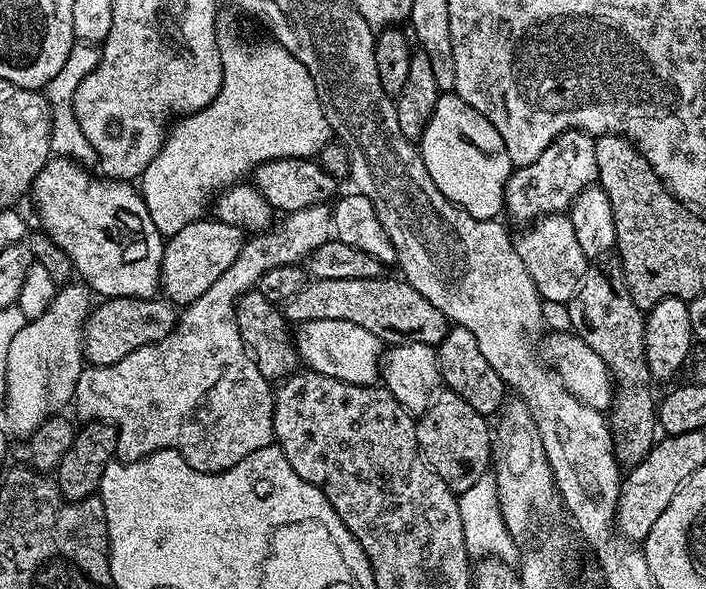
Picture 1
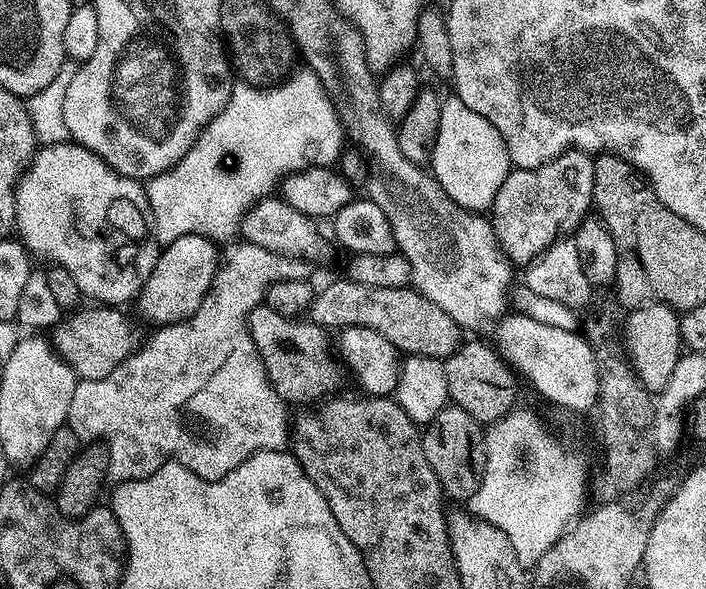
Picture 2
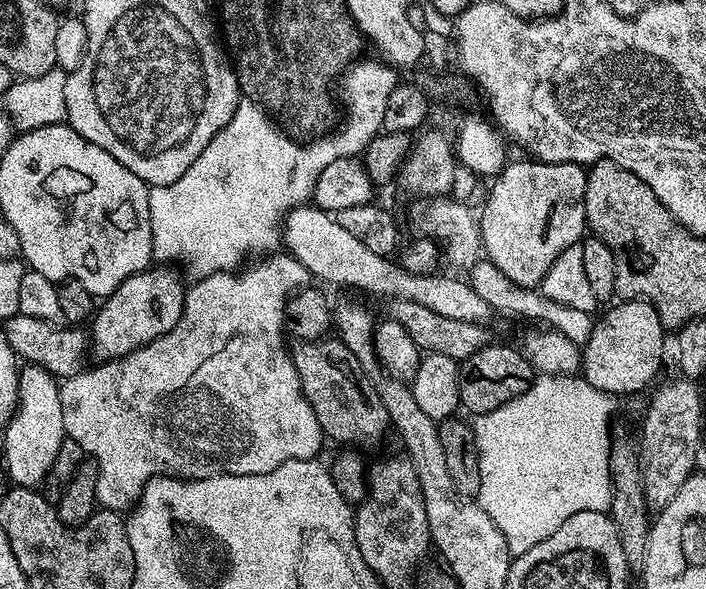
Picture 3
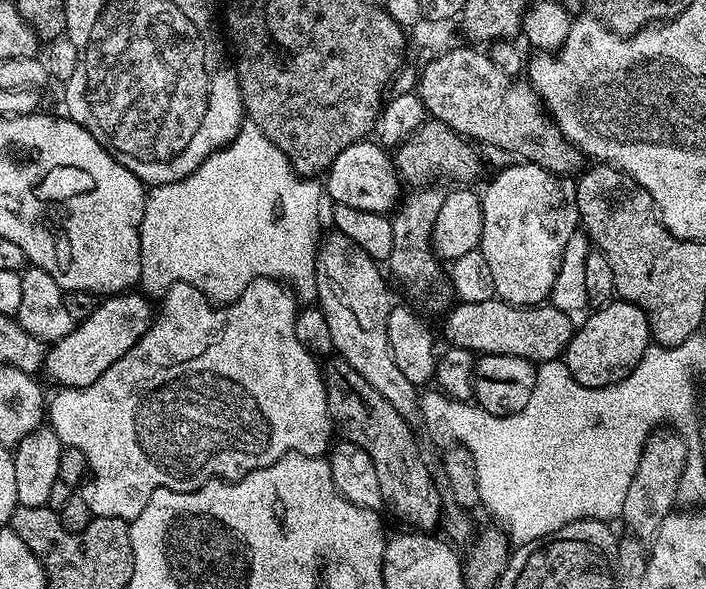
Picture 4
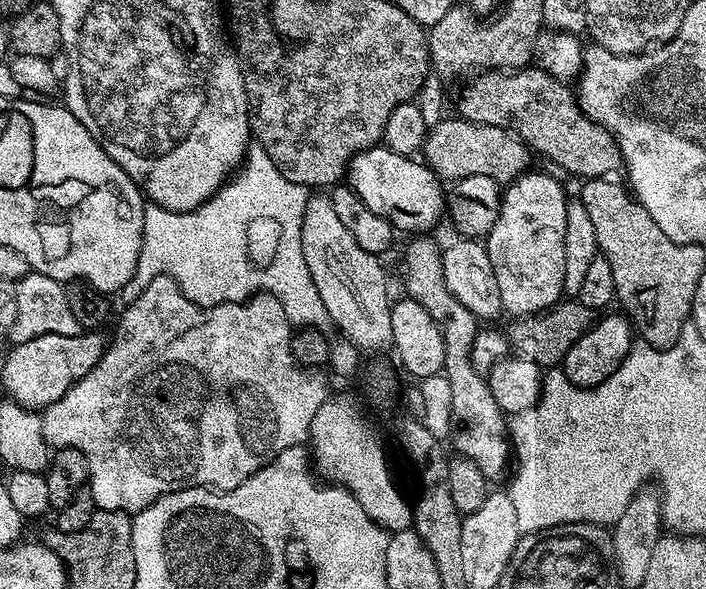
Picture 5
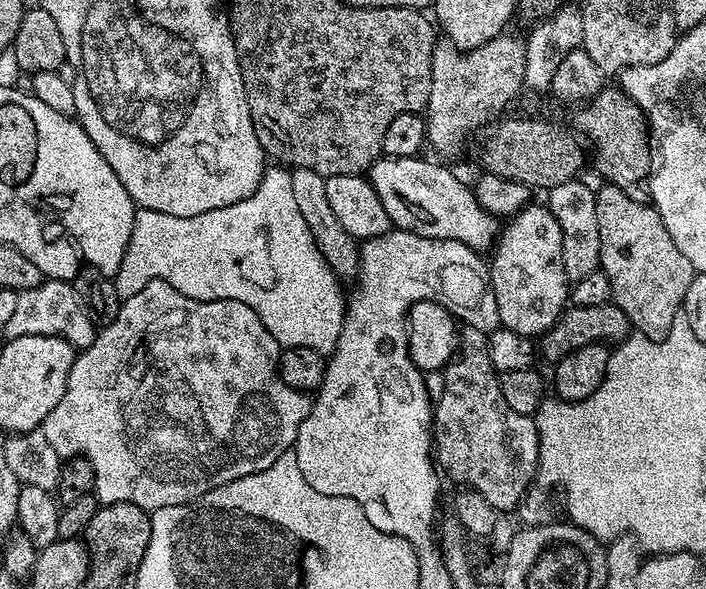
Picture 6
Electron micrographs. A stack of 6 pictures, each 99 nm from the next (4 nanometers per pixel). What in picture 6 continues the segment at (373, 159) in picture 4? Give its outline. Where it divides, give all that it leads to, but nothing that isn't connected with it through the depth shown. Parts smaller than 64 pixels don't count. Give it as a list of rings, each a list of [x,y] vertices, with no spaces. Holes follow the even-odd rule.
[[[420,156],[381,158],[366,173],[374,190],[378,190],[378,198],[382,198],[382,206],[386,206],[393,225],[402,232],[462,242],[478,253],[487,253],[498,239],[501,221],[480,205],[475,191],[469,185],[467,188],[450,169],[424,159]]]

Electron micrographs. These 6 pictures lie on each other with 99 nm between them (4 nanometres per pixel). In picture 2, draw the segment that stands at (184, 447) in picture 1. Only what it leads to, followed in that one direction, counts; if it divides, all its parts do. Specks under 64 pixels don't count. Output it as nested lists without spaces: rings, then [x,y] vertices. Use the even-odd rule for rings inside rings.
[[[247,242],[233,243],[228,253],[223,253],[222,263],[217,267],[216,277],[212,279],[210,290],[206,298],[202,298],[202,306],[188,320],[183,320],[177,324],[165,324],[157,327],[156,332],[144,345],[137,347],[132,355],[127,356],[106,378],[97,380],[80,380],[74,390],[74,398],[70,398],[68,407],[67,427],[74,430],[74,434],[81,442],[103,442],[108,445],[110,454],[110,466],[108,467],[109,477],[113,481],[123,482],[125,480],[141,480],[150,474],[154,474],[163,464],[169,460],[176,460],[184,464],[194,474],[198,474],[204,480],[221,480],[226,474],[233,472],[242,462],[246,462],[255,452],[278,452],[287,449],[290,444],[290,420],[288,424],[289,405],[276,393],[271,381],[268,380],[268,374],[264,369],[264,363],[256,343],[252,337],[252,330],[248,327],[248,316],[258,307],[265,303],[270,286],[274,282],[283,280],[306,280],[313,274],[313,265],[306,260],[300,260],[298,257],[283,256],[281,253],[275,253],[272,250],[263,249],[262,246],[249,244]]]

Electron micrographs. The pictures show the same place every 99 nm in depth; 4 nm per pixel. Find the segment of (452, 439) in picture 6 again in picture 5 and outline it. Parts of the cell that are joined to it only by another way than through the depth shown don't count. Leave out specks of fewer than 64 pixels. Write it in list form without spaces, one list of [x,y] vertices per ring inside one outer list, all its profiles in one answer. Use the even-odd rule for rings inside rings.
[[[424,234],[417,235],[404,248],[404,261],[400,264],[400,272],[404,275],[404,288],[407,299],[418,302],[430,318],[440,327],[444,335],[444,370],[442,375],[448,380],[448,399],[450,401],[450,416],[454,421],[456,432],[456,448],[461,457],[472,460],[483,470],[485,476],[495,478],[504,472],[504,467],[510,464],[510,440],[506,435],[506,416],[488,389],[487,379],[476,372],[470,364],[471,347],[478,331],[478,317],[446,286],[444,277],[444,257],[441,245],[427,240]]]

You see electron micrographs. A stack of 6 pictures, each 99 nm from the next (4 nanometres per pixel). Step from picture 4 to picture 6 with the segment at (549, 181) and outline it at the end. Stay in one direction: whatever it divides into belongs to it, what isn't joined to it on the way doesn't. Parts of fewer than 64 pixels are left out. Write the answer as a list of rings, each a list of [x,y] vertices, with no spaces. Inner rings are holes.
[[[529,202],[503,225],[490,256],[490,271],[495,319],[519,336],[543,336],[569,307],[570,281],[562,266],[562,226],[543,203]]]

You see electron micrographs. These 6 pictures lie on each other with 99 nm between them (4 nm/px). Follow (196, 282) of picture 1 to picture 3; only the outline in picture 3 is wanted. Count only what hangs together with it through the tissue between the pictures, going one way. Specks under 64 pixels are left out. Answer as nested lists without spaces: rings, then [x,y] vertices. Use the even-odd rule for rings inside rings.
[[[149,266],[143,272],[126,278],[104,304],[95,309],[90,321],[90,348],[100,362],[119,360],[134,350],[170,334],[182,318],[186,283],[172,266]]]

